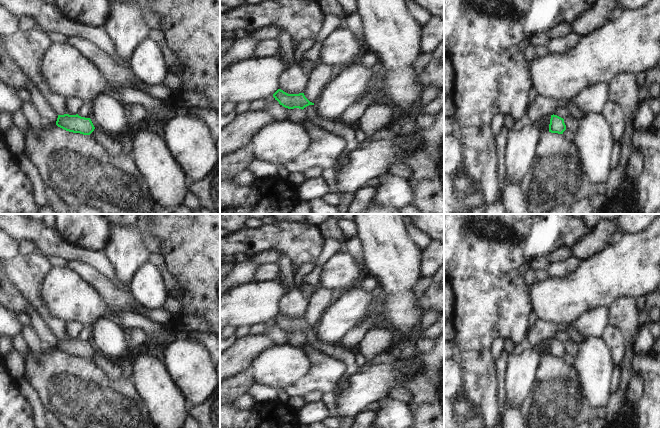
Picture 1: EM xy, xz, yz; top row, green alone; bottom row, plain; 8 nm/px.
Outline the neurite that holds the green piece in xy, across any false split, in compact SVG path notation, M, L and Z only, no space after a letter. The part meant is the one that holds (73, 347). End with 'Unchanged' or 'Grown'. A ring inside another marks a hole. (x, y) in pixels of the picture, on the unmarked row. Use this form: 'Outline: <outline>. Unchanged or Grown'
Outline: M78 338L58 339L56 349L66 355L83 359L90 359L95 353L90 342L81 341Z. Unchanged

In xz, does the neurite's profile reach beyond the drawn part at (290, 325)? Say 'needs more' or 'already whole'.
already whole

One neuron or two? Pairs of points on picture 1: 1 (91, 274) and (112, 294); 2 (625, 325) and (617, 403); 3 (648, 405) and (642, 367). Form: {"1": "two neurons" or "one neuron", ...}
{"1": "one neuron", "2": "one neuron", "3": "one neuron"}

